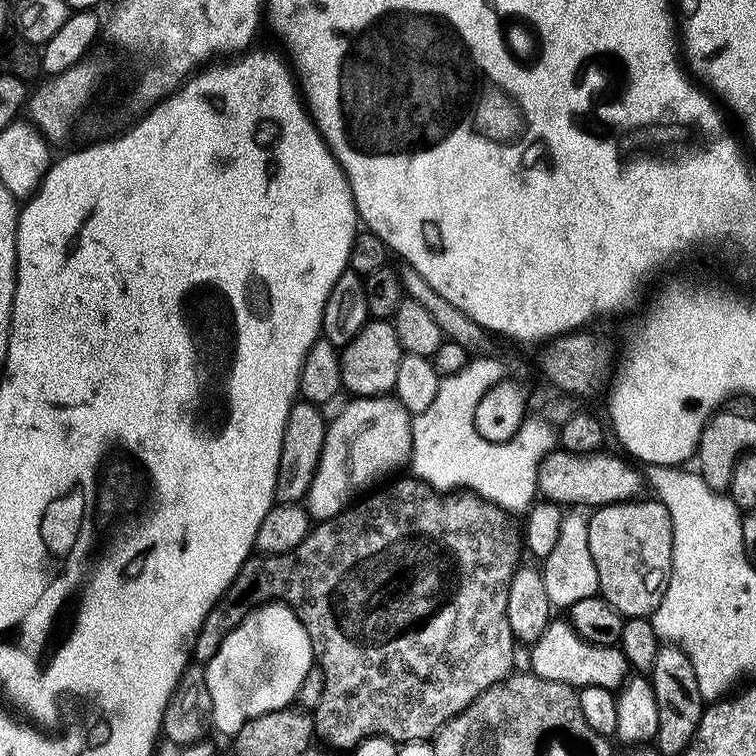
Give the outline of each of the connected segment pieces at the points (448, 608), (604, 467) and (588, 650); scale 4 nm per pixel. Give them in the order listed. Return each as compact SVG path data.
M407 478L408 480L393 479L393 484L385 483L381 492L373 491L338 513L334 518L319 521L294 550L281 556L264 556L256 572L252 572L251 563L246 562L240 567L239 574L232 579L232 584L221 596L218 603L206 614L202 626L192 644L192 656L197 661L206 662L214 658L218 646L241 622L246 615L246 607L257 602L280 602L287 604L292 613L302 622L306 634L312 643L312 651L318 657L318 665L325 679L325 688L322 690L321 700L311 713L314 732L332 748L355 749L366 738L371 736L385 736L396 741L397 745L428 742L435 737L445 722L458 715L463 708L470 706L474 698L481 696L490 686L502 682L512 675L514 665L512 659L516 656L518 641L512 635L508 619L506 618L506 602L508 601L508 587L510 578L521 563L522 536L512 524L504 524L506 513L497 508L489 500L483 500L474 492L456 490L451 494L444 494L435 490L425 490L423 480Z
M563 450L550 451L538 466L536 486L539 495L545 501L561 506L623 504L626 500L637 499L641 495L642 472L635 468L635 463L620 456L611 456L608 450L591 452L588 456Z
M564 618L553 619L552 623L530 646L532 665L530 671L534 676L541 676L554 682L568 684L577 690L590 686L602 686L613 690L619 689L630 675L626 658L619 647L598 646L591 644L572 629L571 623Z

